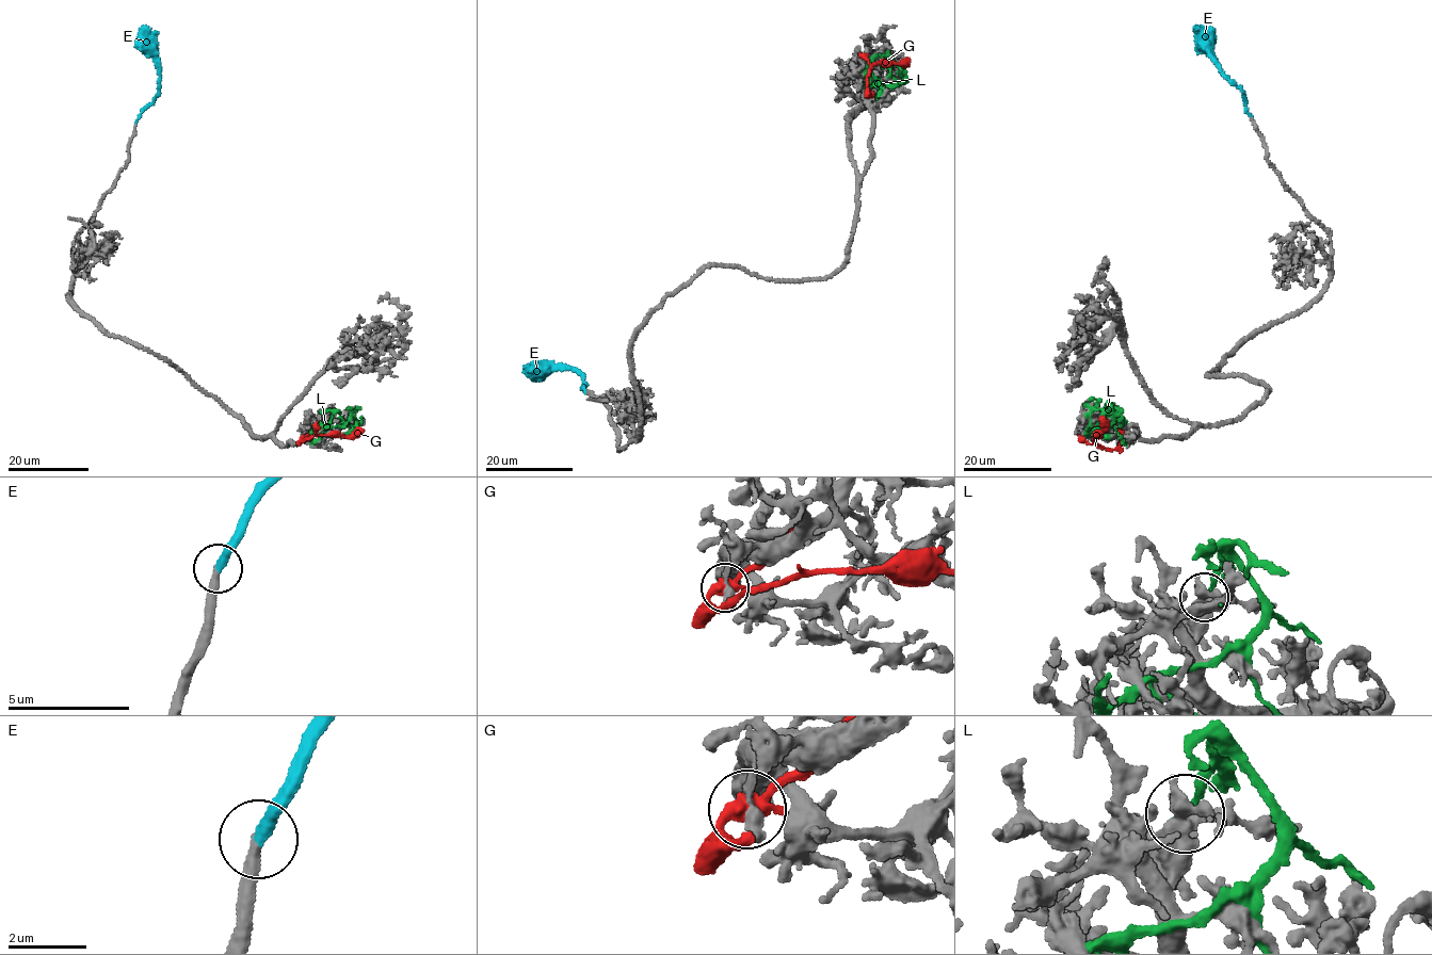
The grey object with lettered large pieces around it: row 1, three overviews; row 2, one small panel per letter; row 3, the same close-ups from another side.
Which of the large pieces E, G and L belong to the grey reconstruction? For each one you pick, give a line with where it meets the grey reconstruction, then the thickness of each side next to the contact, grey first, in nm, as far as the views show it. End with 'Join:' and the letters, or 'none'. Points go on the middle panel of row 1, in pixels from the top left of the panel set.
E: contact (584, 391); calibres 360 and 360 nm
Join: E

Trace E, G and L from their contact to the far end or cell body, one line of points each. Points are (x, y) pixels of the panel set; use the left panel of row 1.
E: (137, 122), (140, 112), (153, 102), (159, 85), (154, 42), (144, 25)
G: (303, 438), (301, 440), (320, 435), (352, 437), (364, 431)
L: (320, 414), (338, 413), (356, 430), (351, 414), (357, 407)

